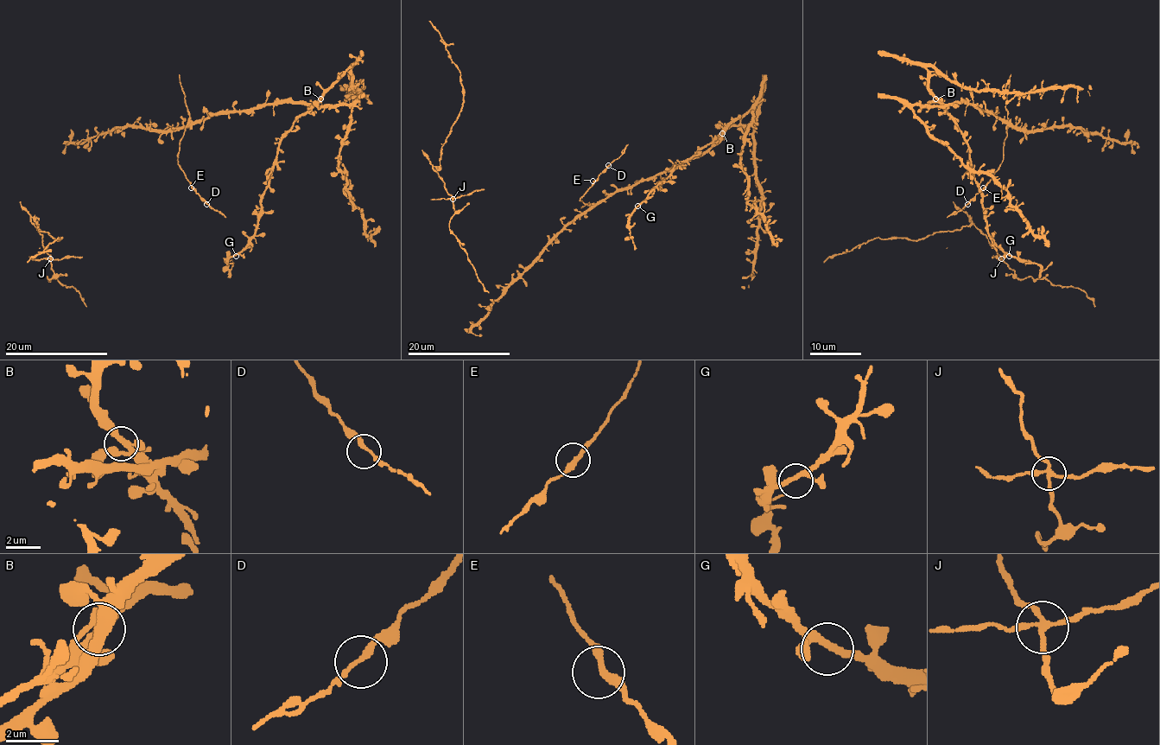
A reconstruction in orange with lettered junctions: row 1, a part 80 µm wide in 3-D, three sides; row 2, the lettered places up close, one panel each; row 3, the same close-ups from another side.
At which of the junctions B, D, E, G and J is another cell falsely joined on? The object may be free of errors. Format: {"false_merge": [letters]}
{"false_merge": ["J"]}

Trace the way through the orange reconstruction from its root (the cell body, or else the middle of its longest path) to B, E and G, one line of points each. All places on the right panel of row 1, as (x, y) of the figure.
B: (1004, 143), (1007, 124), (993, 113), (980, 111), (966, 103), (941, 104), (935, 98)
E: (1004, 143), (1003, 162), (983, 187)
G: (1004, 143), (1007, 124), (993, 113), (966, 103), (953, 103), (946, 109), (967, 145), (987, 232), (1009, 256)

